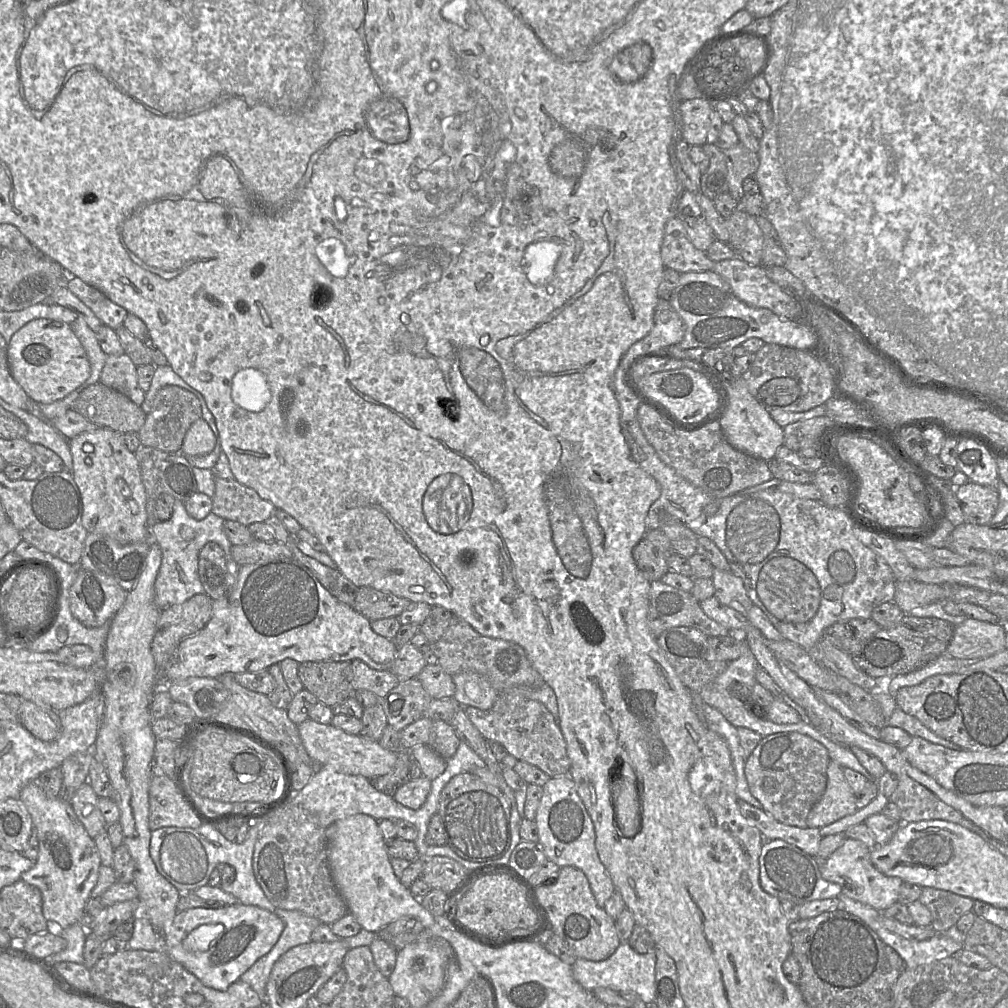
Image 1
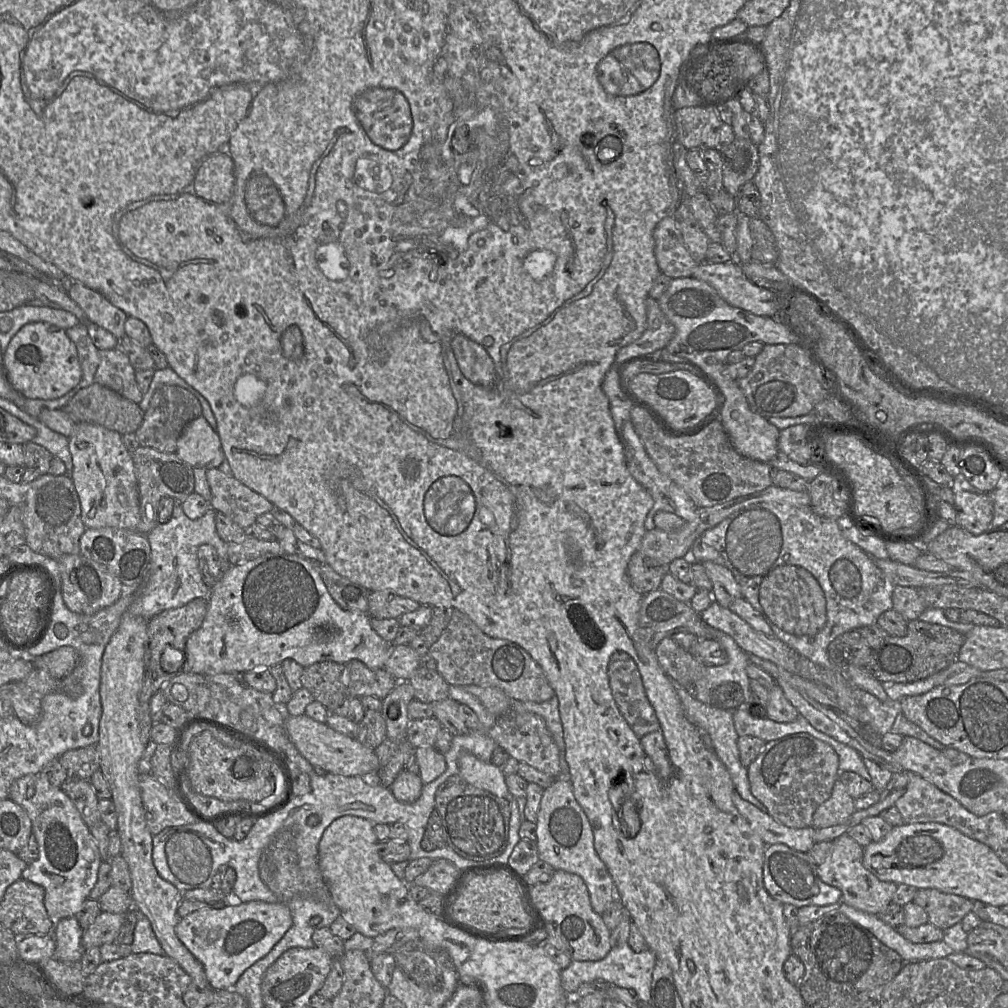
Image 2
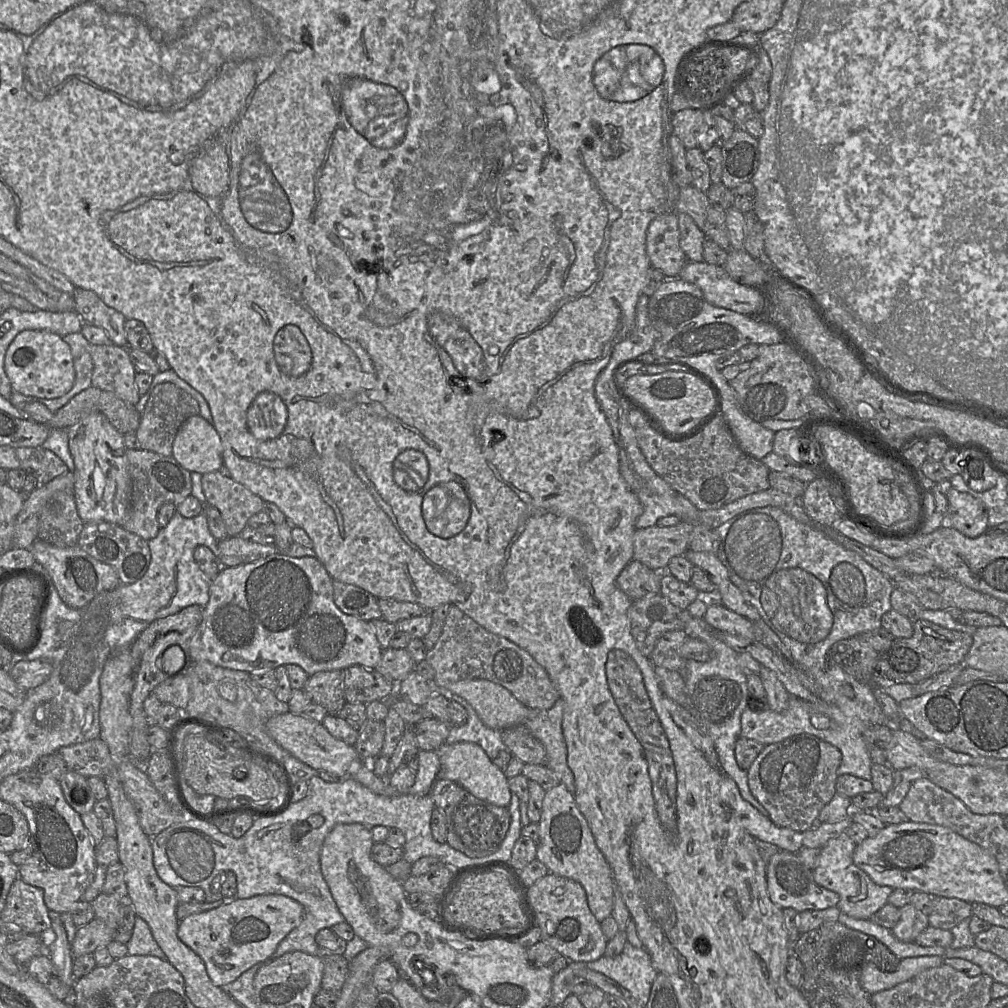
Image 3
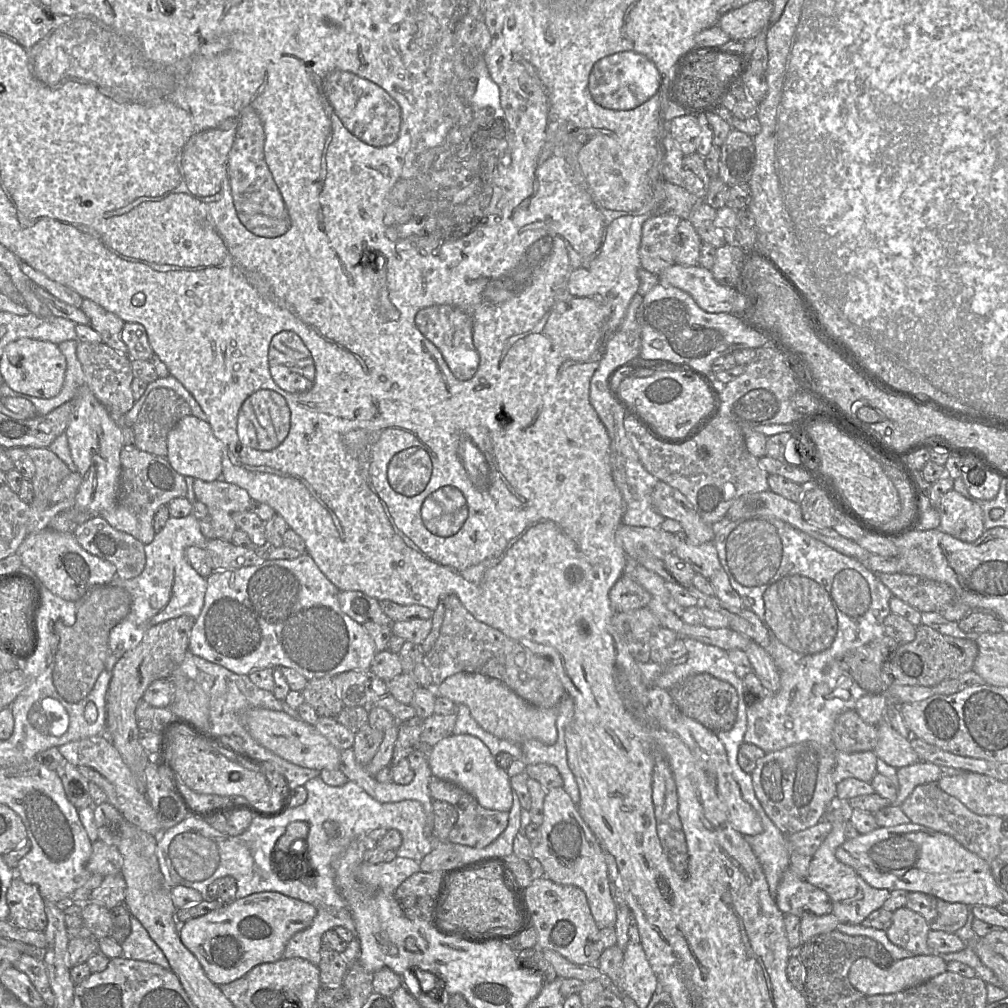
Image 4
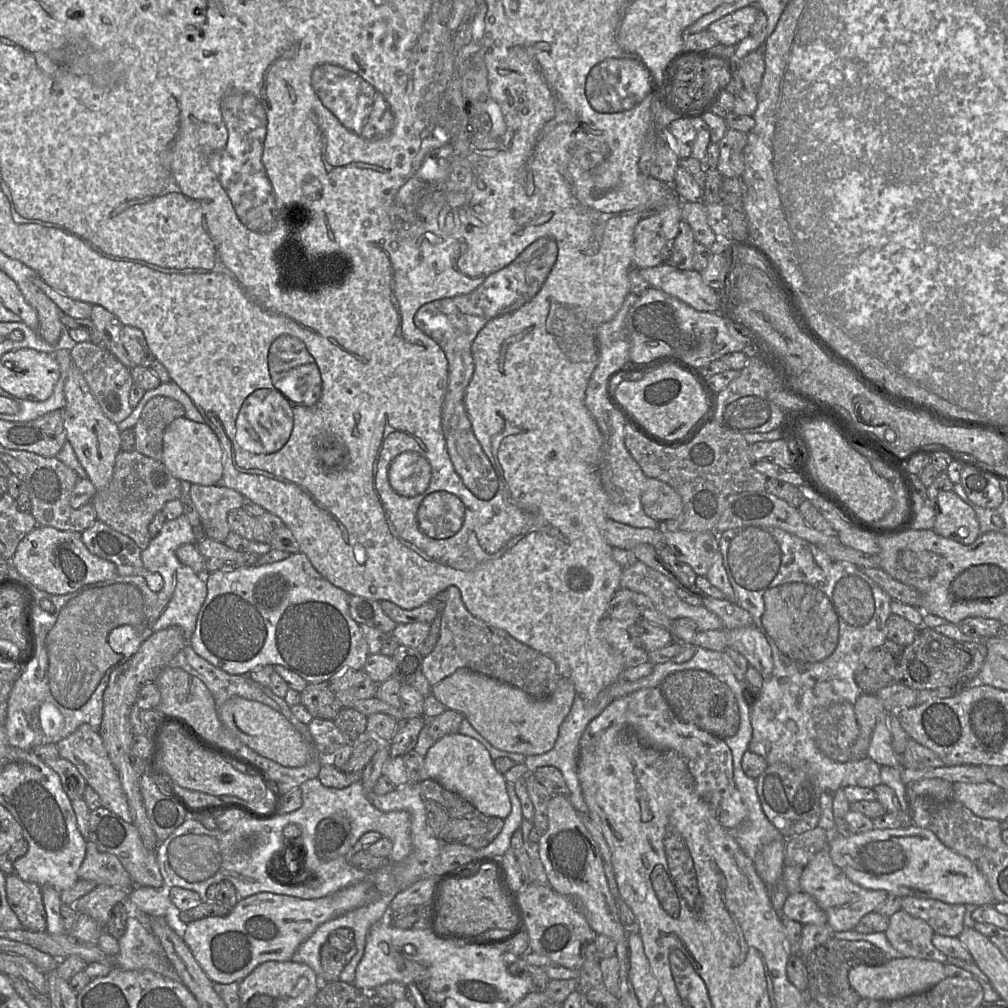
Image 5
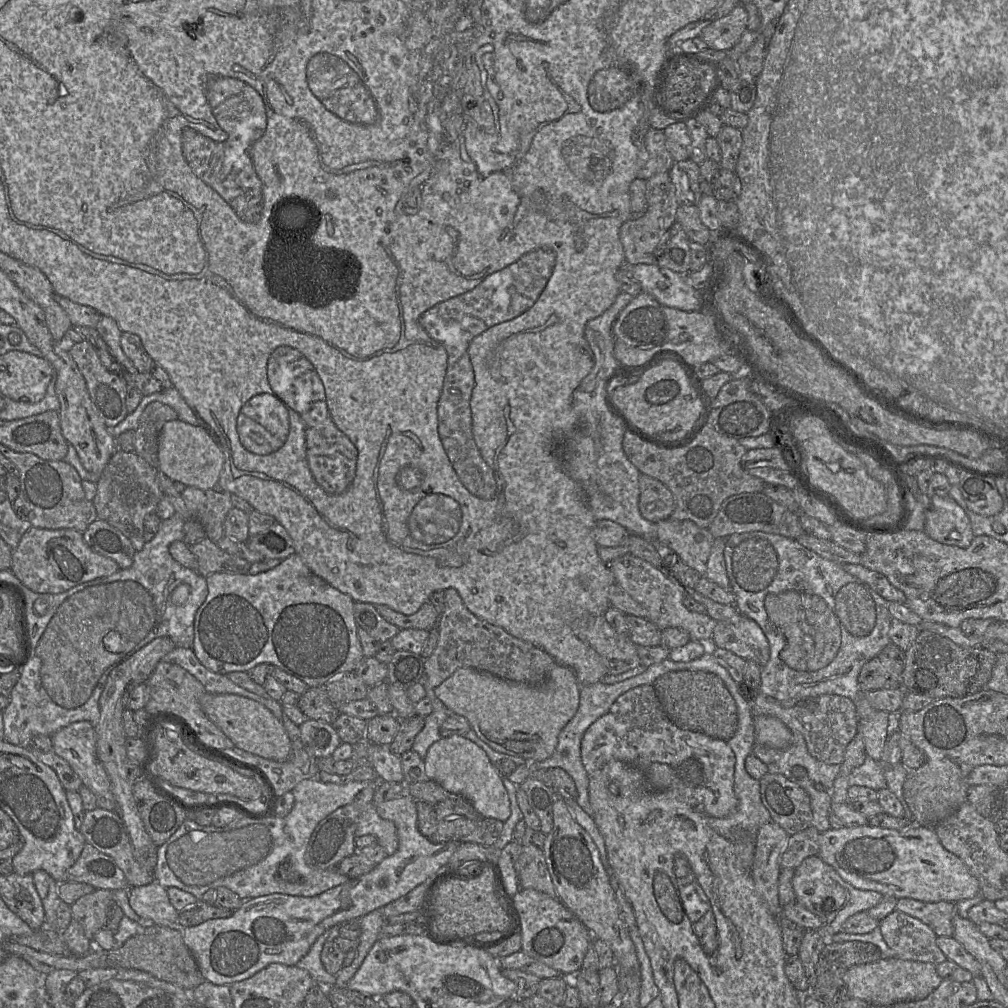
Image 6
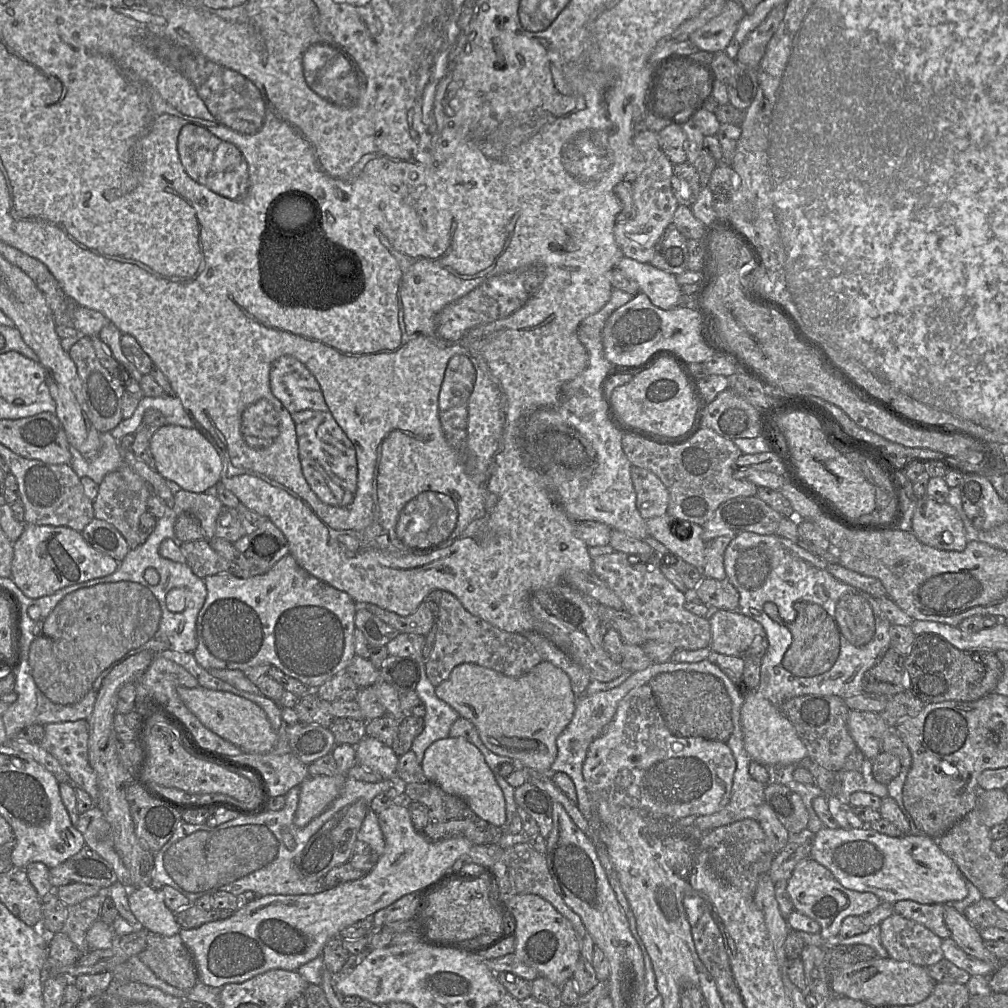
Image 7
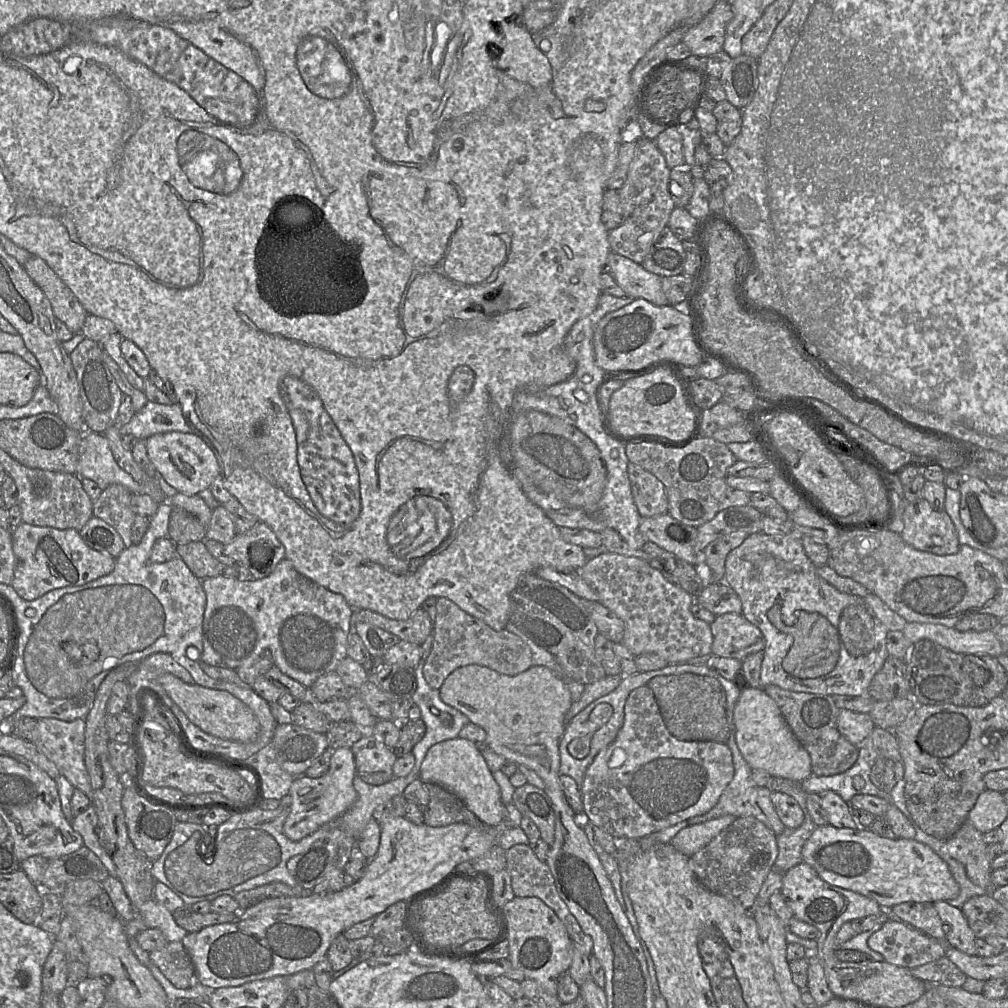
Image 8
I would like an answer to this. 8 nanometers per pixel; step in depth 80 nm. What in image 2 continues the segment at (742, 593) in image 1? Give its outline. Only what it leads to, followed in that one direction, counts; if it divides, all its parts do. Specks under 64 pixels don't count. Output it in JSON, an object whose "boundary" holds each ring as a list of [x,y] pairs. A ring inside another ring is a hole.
{"boundary":[[[711,561],[701,563],[712,583],[711,592],[716,602],[728,608],[734,600],[742,597],[740,586],[728,568]]]}

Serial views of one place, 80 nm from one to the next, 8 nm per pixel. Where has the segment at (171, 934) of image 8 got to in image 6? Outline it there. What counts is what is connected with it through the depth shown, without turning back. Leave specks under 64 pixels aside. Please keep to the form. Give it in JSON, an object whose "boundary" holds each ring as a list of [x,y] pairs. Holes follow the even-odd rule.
{"boundary":[[[156,881],[144,886],[129,887],[128,901],[142,919],[172,929],[172,924],[179,921],[179,912],[171,904],[166,889]]]}

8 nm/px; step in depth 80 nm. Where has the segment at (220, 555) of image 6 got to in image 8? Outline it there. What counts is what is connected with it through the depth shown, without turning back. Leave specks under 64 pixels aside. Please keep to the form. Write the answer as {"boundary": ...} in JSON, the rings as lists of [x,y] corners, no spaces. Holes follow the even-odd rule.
{"boundary":[[[202,541],[178,544],[176,545],[176,553],[200,580],[220,575],[239,578],[238,571],[214,558]]]}

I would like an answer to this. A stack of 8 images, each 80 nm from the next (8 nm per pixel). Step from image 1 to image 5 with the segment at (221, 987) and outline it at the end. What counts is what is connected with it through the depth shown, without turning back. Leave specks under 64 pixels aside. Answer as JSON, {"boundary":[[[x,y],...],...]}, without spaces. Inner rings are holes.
{"boundary":[[[369,881],[317,899],[261,892],[240,899],[227,916],[206,917],[187,924],[182,939],[211,981],[230,984],[242,981],[266,961],[292,961],[299,945],[321,924],[368,904],[378,894]]]}

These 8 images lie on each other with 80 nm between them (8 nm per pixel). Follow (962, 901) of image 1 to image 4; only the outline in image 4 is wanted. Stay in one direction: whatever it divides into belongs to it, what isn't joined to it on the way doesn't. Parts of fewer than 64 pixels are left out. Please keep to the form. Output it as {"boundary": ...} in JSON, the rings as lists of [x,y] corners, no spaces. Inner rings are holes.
{"boundary":[[[909,892],[907,908],[922,915],[931,930],[955,934],[967,920],[968,905],[946,902],[922,892]]]}

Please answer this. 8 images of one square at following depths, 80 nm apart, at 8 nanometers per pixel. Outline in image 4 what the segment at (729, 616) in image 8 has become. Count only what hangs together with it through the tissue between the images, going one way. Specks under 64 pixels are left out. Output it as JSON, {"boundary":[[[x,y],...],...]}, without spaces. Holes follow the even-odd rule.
{"boundary":[[[751,641],[743,651],[766,693],[776,693],[780,689],[780,676],[770,654],[754,641]]]}

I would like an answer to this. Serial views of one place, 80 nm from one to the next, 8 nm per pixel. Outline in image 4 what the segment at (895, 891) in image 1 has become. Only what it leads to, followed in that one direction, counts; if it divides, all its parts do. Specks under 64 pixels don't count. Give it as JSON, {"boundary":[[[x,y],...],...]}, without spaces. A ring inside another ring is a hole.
{"boundary":[[[837,796],[829,803],[826,819],[824,820],[832,823],[832,830],[813,855],[805,879],[827,893],[832,903],[832,913],[839,922],[857,925],[861,924],[870,913],[881,908],[891,891],[870,886],[852,867],[836,858],[837,848],[847,840],[845,837],[845,823],[851,810],[848,801],[842,801]]]}

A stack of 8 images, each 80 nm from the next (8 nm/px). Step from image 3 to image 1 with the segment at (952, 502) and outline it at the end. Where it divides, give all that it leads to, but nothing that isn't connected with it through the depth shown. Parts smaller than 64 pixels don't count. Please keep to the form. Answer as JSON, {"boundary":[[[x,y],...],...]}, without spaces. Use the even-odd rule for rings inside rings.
{"boundary":[[[969,481],[955,488],[955,495],[964,514],[965,523],[989,524],[998,508],[999,494],[995,485]]]}

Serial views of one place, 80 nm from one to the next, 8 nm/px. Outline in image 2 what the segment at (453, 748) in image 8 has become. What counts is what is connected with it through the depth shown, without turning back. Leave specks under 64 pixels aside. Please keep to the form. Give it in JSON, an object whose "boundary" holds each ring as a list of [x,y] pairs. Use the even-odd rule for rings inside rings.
{"boundary":[[[468,751],[458,757],[459,774],[469,784],[506,798],[510,794],[502,769],[493,763],[486,763]]]}

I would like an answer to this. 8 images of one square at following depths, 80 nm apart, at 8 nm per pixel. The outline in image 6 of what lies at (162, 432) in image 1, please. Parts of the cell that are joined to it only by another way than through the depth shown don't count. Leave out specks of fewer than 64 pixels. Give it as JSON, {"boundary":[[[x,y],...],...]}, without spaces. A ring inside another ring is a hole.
{"boundary":[[[151,402],[141,414],[134,430],[134,452],[158,469],[158,440],[164,424],[178,419],[176,411],[161,402]]]}

